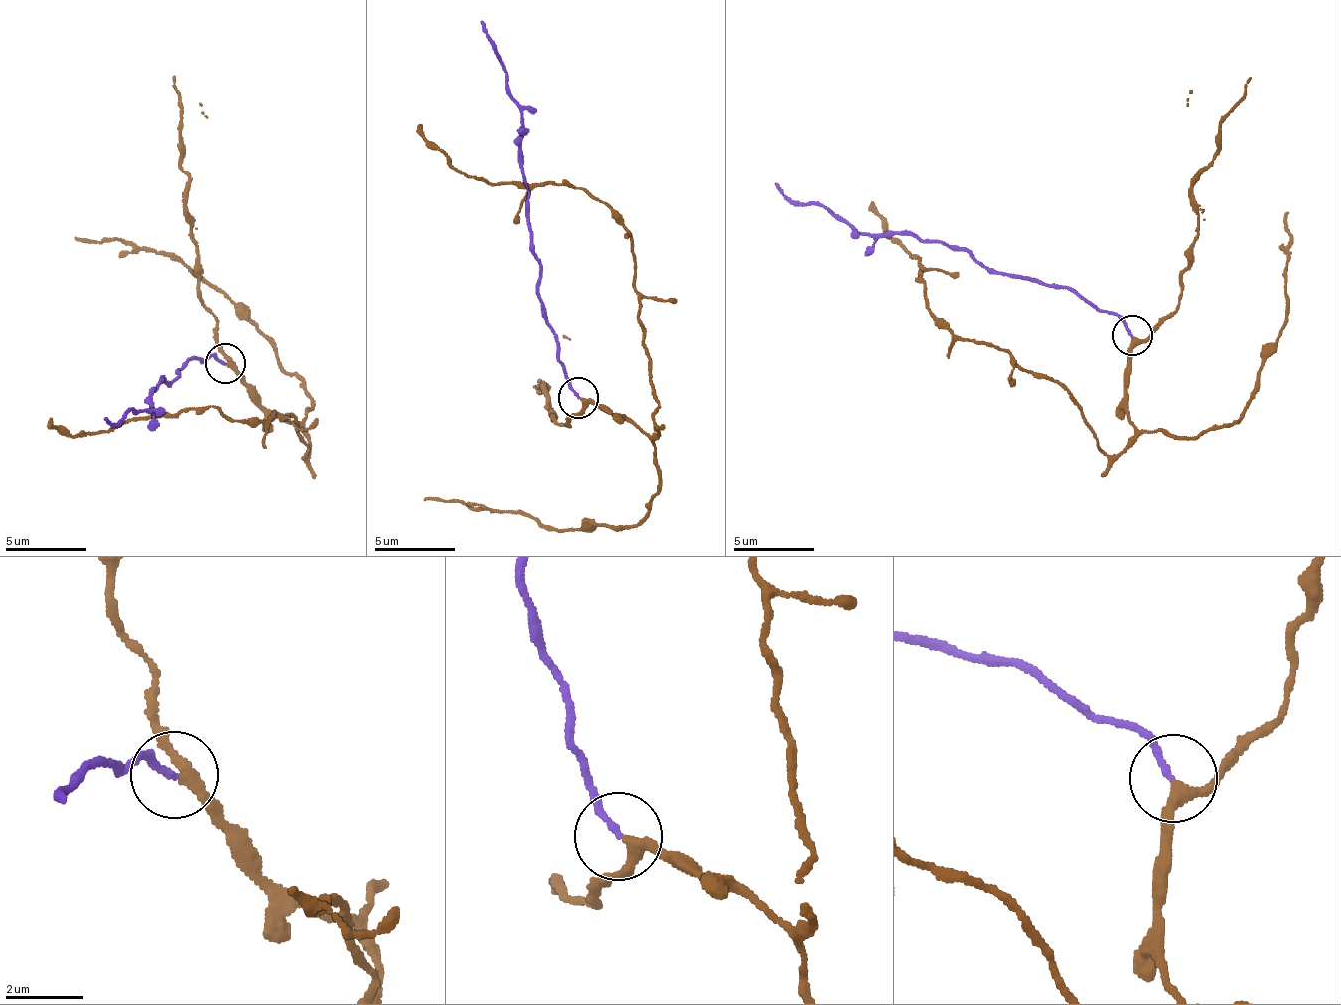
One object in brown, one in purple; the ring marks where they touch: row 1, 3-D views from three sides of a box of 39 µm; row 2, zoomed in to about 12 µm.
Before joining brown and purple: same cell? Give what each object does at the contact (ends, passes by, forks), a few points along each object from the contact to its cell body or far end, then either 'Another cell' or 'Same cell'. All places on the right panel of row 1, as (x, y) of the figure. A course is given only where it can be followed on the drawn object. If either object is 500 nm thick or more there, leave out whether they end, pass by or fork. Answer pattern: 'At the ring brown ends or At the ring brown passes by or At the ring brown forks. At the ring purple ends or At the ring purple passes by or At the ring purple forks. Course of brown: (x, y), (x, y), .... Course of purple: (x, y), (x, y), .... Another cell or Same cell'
At the ring brown passes by. At the ring purple ends. Course of brown: (1131, 337), (1135, 434), (1115, 456), (1067, 391), (955, 340), (928, 309), (922, 256), (869, 202). Course of purple: (1131, 336), (1068, 288), (988, 273), (944, 243), (856, 234), (774, 182). Same cell

